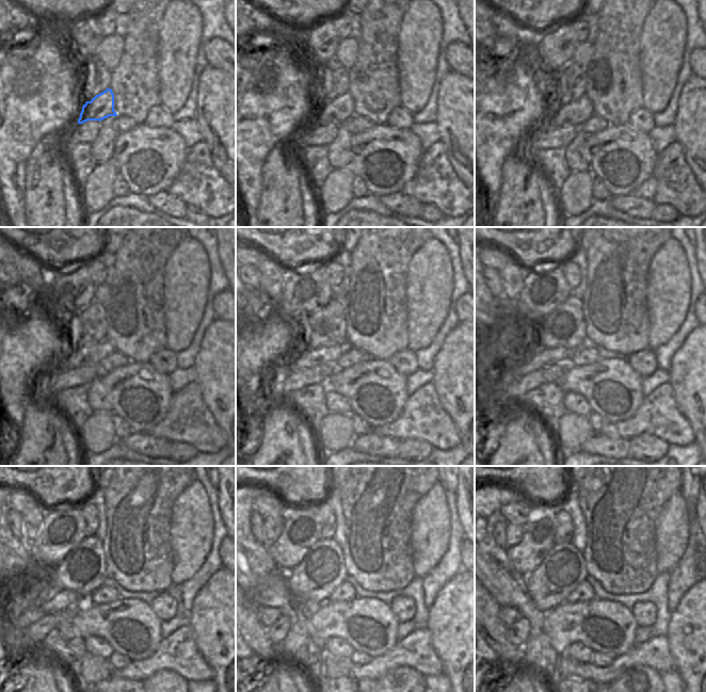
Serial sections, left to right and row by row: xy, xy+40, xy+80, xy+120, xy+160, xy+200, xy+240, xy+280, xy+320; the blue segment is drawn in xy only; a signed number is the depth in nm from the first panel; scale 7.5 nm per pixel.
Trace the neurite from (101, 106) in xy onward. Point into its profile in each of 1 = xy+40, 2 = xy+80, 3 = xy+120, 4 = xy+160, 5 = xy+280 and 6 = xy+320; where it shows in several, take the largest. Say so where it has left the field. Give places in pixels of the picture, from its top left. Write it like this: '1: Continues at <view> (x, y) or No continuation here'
1: Continues at xy+40 (340, 109)
2: Continues at xy+80 (575, 113)
3: Continues at xy+120 (92, 355)
4: Continues at xy+160 (302, 358)
5: Continues at xy+280 (268, 615)
6: Continues at xy+320 (508, 615)

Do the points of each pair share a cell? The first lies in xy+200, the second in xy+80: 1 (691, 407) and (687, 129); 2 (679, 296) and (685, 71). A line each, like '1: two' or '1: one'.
1: one
2: two

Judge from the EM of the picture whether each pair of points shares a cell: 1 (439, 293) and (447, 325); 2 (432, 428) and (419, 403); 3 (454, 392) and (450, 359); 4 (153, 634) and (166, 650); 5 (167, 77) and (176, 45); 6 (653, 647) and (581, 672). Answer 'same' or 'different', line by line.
1: different
2: same
3: same
4: different
5: same
6: same

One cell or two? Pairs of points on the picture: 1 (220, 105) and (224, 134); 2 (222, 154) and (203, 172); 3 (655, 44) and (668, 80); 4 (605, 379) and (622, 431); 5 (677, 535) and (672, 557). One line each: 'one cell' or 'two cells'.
1: one cell
2: two cells
3: one cell
4: two cells
5: one cell

